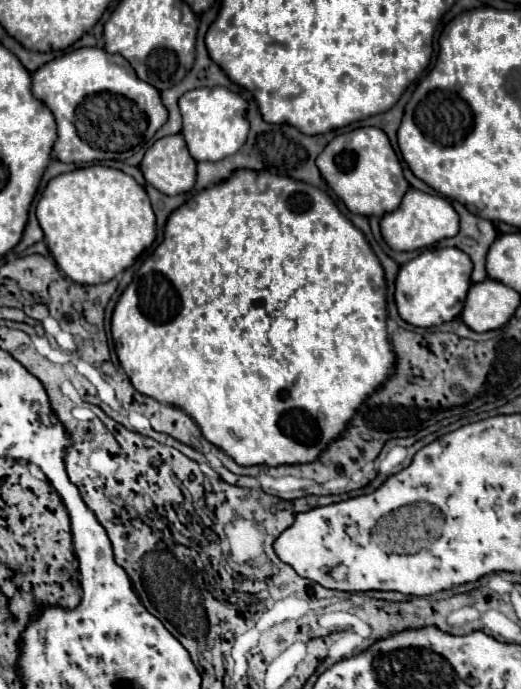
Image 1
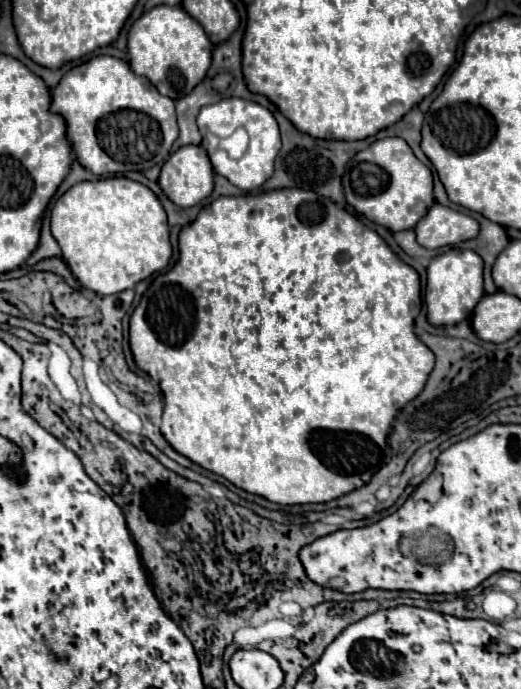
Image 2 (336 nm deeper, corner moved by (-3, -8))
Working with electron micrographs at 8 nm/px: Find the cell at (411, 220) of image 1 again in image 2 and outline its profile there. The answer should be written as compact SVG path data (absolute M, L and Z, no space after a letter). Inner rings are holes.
M434 204L416 226L416 238L424 248L454 246L478 236L478 222L458 210Z

